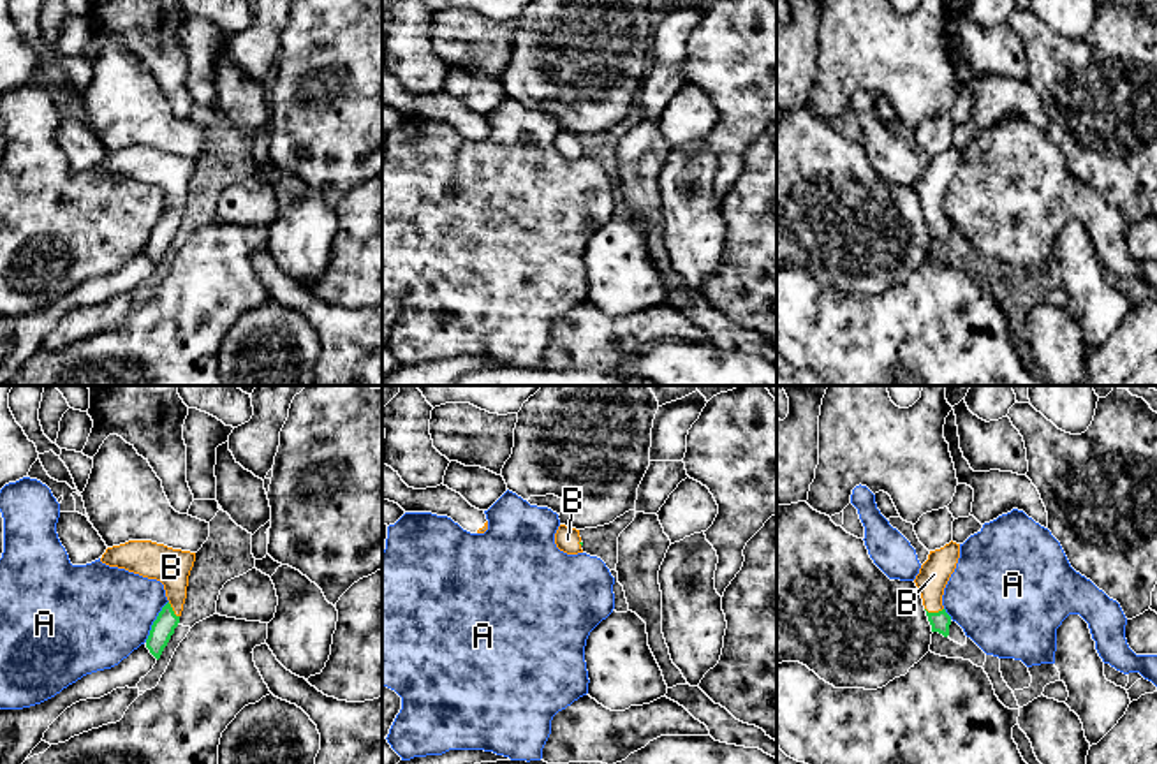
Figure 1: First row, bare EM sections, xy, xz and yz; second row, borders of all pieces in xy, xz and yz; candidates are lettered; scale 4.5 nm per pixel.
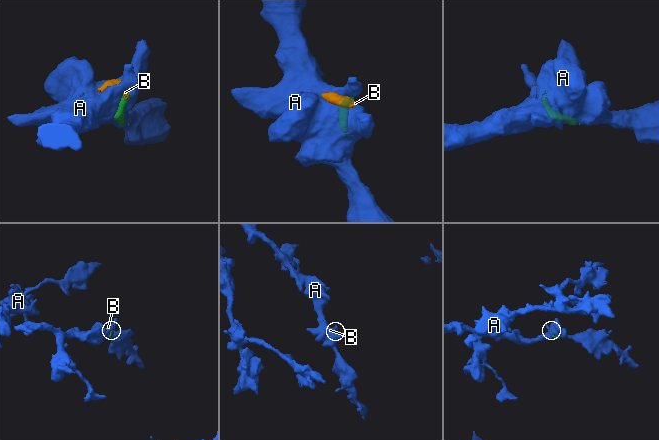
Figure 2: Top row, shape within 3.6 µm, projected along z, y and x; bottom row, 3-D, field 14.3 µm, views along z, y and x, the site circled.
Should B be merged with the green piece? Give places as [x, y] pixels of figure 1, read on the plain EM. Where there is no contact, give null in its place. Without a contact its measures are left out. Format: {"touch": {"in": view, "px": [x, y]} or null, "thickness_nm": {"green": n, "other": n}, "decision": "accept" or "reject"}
{"touch": {"in": "yz", "px": [934, 219]}, "thickness_nm": {"green": 90, "other": 140}, "decision": "accept"}

